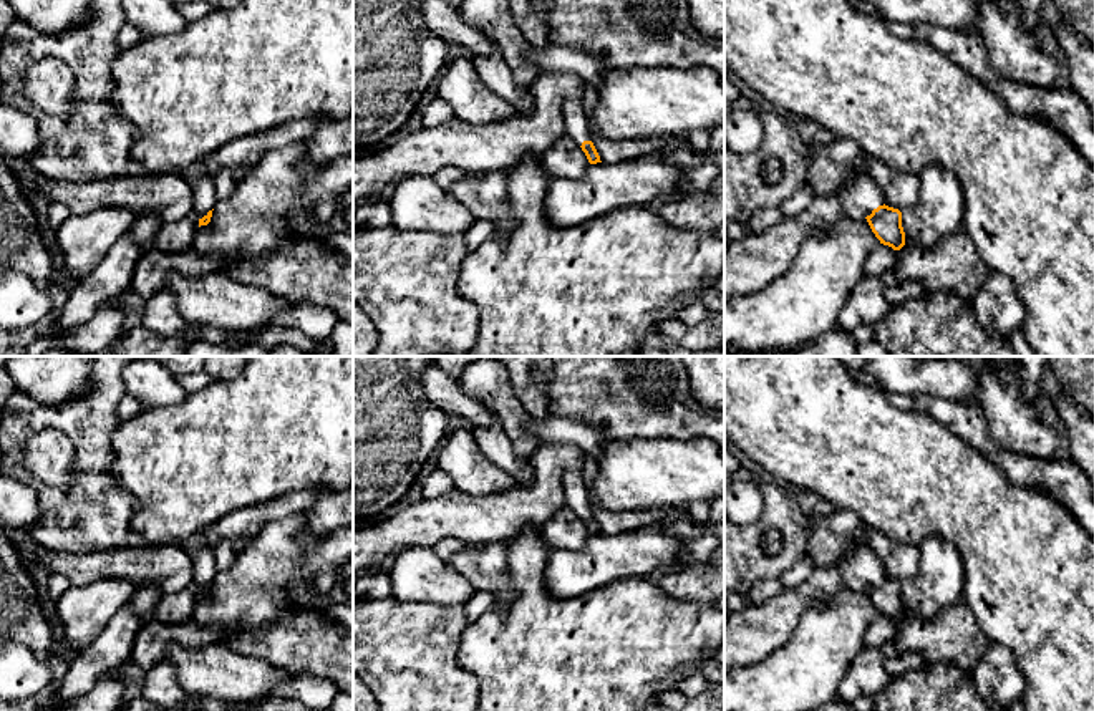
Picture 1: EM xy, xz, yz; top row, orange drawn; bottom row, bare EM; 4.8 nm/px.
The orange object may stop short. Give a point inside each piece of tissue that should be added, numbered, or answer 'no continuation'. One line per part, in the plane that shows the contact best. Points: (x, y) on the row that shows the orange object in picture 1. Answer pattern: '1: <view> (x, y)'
1: yz (859, 194)

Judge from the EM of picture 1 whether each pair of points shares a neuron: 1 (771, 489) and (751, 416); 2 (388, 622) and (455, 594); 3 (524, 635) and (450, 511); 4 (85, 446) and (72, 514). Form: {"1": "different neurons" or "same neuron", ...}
{"1": "different neurons", "2": "different neurons", "3": "different neurons", "4": "same neuron"}

